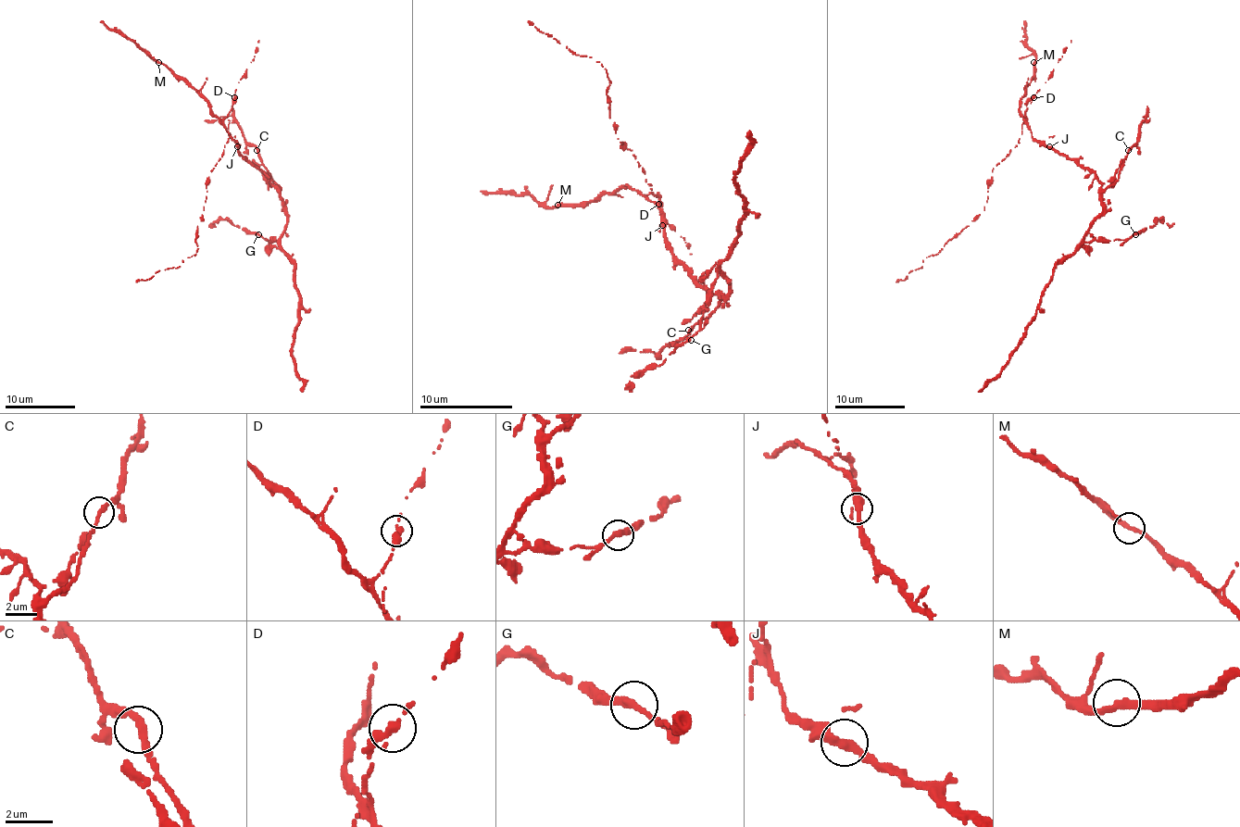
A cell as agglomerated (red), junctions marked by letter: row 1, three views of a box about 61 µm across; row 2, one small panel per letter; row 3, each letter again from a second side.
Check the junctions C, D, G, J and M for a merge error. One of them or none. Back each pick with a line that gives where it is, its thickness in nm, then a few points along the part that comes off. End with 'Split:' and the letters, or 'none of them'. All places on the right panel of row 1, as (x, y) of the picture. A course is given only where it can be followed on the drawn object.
D: at (1033, 97); 280 nm thick; foreign part runs (1033, 97), (1025, 113), (1020, 140), (992, 171), (984, 209), (939, 252), (927, 256), (921, 268), (895, 281)
Split: D

